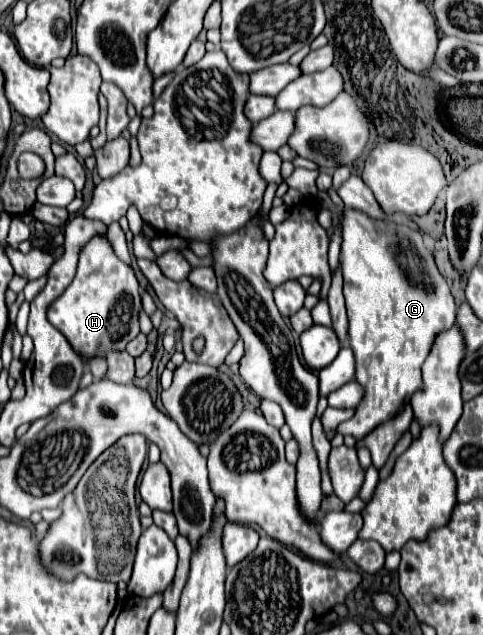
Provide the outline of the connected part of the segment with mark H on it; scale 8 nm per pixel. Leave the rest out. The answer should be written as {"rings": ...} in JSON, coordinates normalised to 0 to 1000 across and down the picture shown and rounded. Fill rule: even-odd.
{"rings":[[[199,369],[170,387],[153,441],[99,485],[99,504],[186,567],[190,561],[211,561],[211,551],[257,551],[290,526],[290,488],[290,447],[277,425],[236,400],[219,372]]]}

